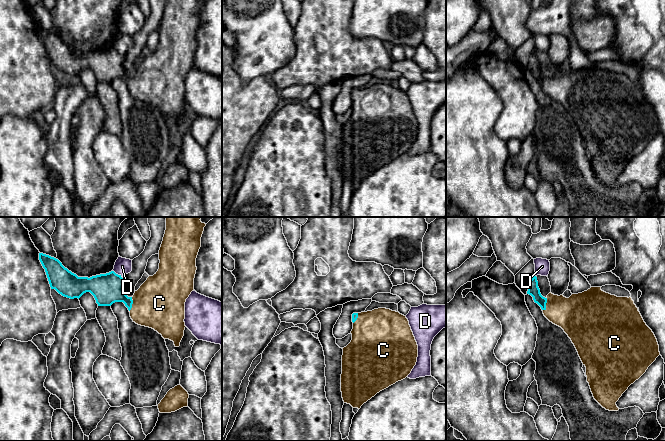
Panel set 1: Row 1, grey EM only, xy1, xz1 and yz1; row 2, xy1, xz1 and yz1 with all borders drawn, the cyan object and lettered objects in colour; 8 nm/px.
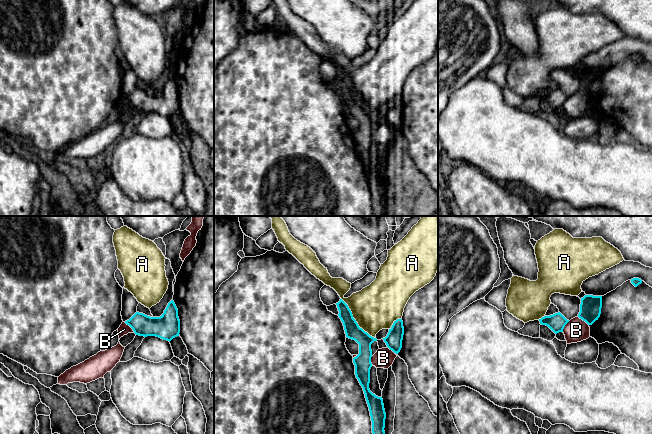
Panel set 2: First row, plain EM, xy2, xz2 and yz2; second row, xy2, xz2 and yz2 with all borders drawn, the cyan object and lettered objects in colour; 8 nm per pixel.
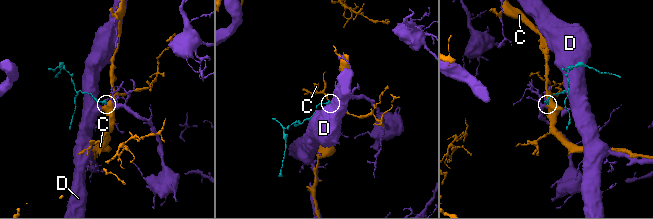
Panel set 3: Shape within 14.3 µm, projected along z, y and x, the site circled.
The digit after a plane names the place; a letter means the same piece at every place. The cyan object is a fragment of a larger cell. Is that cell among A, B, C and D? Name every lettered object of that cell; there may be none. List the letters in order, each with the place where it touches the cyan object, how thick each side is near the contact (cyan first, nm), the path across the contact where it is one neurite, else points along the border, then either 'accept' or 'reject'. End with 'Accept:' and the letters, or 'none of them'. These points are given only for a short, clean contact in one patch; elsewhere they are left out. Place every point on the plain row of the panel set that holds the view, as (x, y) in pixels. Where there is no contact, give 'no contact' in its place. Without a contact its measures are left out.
A: contact xz2 (355, 96); calibres 130 and 360 nm; reject
B: contact xy2 (130, 102); calibres 170 and 90 nm; border xy2 (124, 98), (134, 108); reject
C: contact yz1 (545, 80); calibres 90 and 300 nm; way yz1 (533, 66), (545, 80), (574, 91); accept
D: contact xy1 (117, 50); calibres 240 and 130 nm; border xy1 (113, 46), (122, 54); reject
Accept: C

